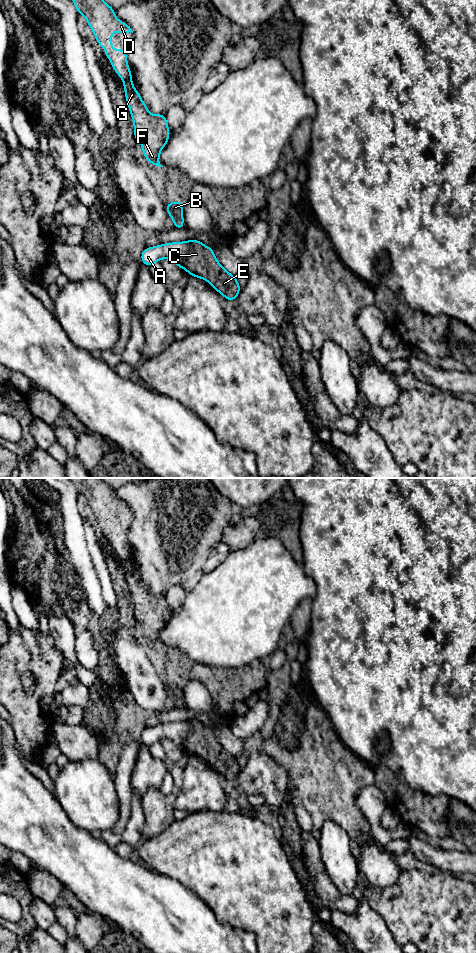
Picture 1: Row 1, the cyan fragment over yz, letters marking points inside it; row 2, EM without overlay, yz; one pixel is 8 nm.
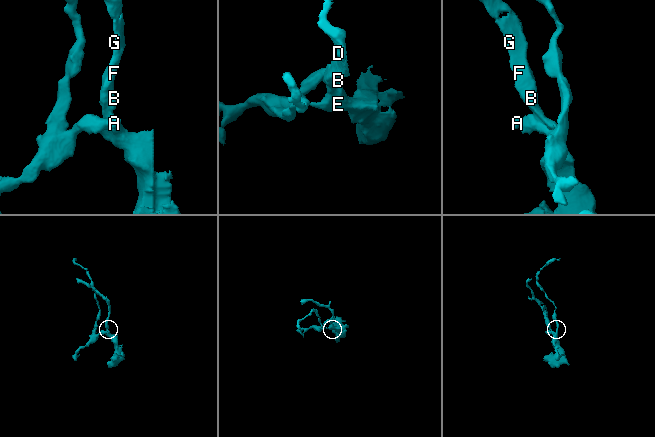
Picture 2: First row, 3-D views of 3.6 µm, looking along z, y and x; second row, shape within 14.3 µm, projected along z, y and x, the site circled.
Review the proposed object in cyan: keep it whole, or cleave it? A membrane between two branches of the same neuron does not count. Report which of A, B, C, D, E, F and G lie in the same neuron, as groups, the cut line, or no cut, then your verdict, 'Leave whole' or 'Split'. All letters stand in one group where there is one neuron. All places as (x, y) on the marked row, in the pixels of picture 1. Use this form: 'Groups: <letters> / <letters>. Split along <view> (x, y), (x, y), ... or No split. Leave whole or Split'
Groups: A / B C D E F G. Split along yz (188, 241), (188, 256), (181, 267). Split

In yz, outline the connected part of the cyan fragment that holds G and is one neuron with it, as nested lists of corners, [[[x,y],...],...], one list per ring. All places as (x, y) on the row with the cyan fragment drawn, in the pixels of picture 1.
[[[72,0],[79,15],[83,15],[87,19],[87,23],[93,31],[99,46],[105,48],[104,55],[111,61],[112,67],[117,75],[119,75],[124,84],[124,92],[126,101],[132,116],[134,124],[134,137],[142,146],[143,155],[149,161],[150,165],[160,166],[160,151],[167,144],[170,131],[164,114],[150,114],[144,101],[141,99],[139,92],[134,88],[132,82],[132,74],[127,63],[127,51],[124,49],[112,49],[112,32],[115,30],[119,33],[132,32],[130,26],[116,18],[114,8],[106,4],[103,0]]]

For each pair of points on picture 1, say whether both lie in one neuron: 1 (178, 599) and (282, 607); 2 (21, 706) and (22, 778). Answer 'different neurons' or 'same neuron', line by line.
1: different neurons
2: different neurons

